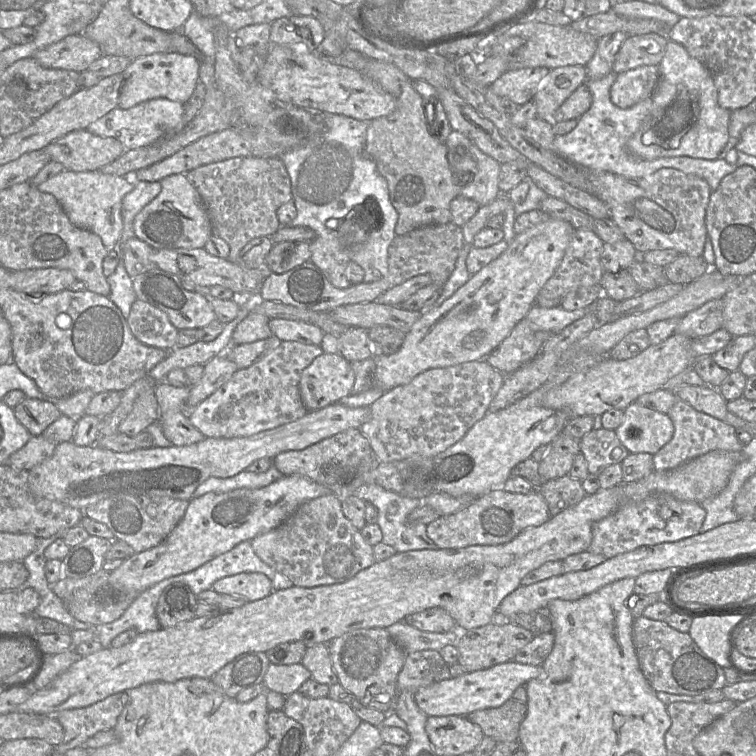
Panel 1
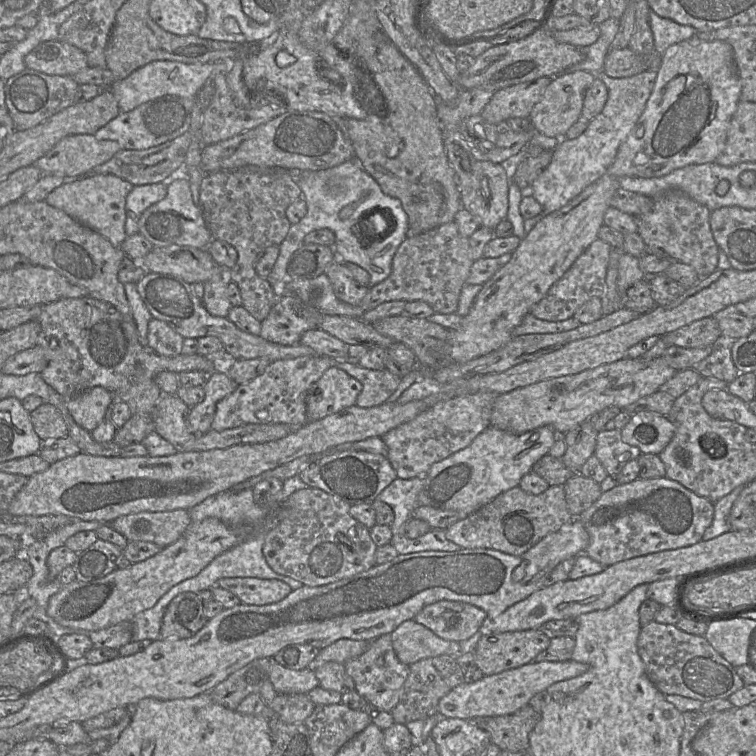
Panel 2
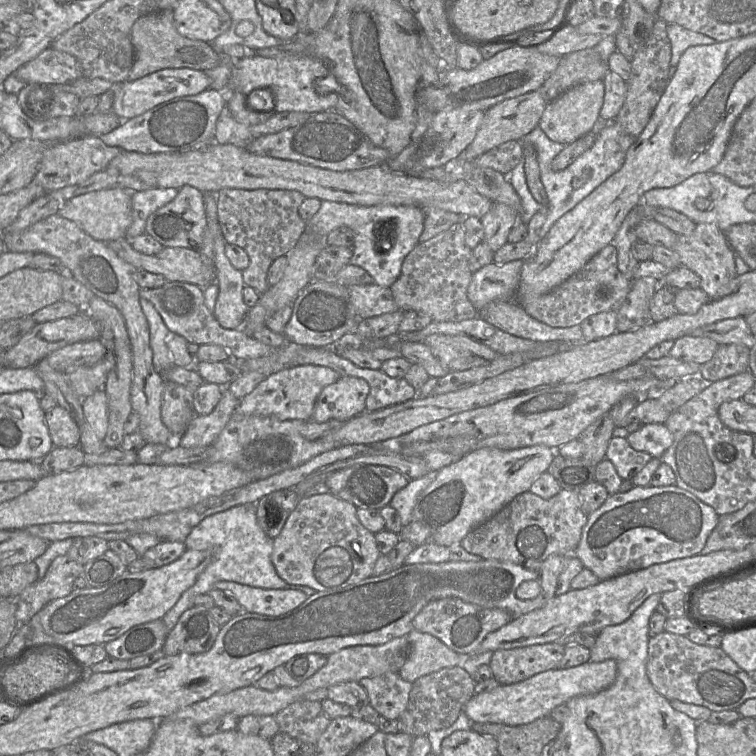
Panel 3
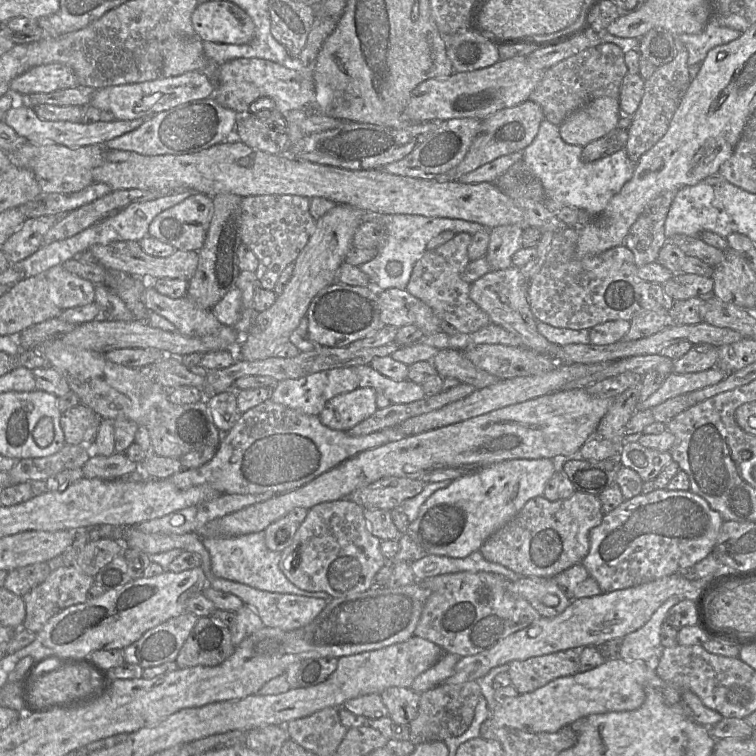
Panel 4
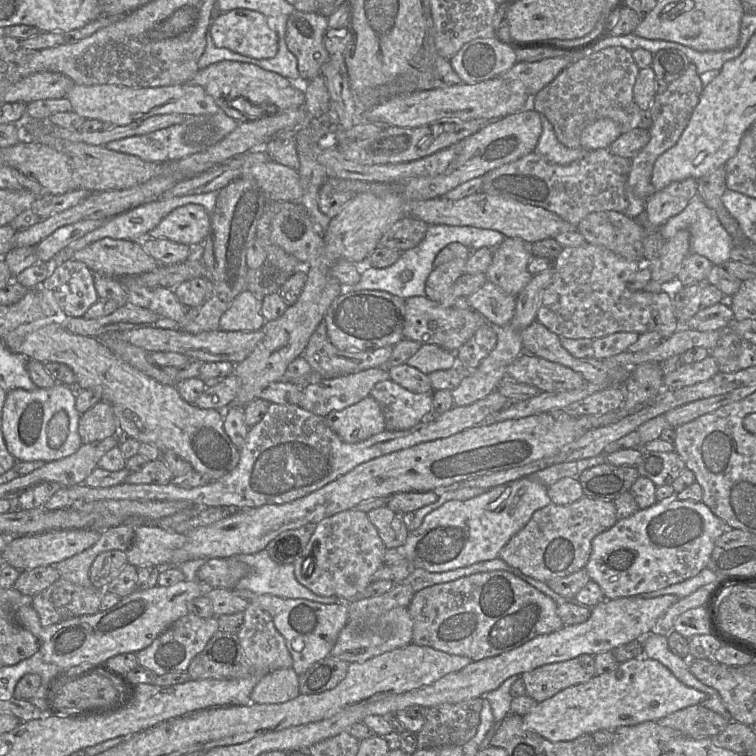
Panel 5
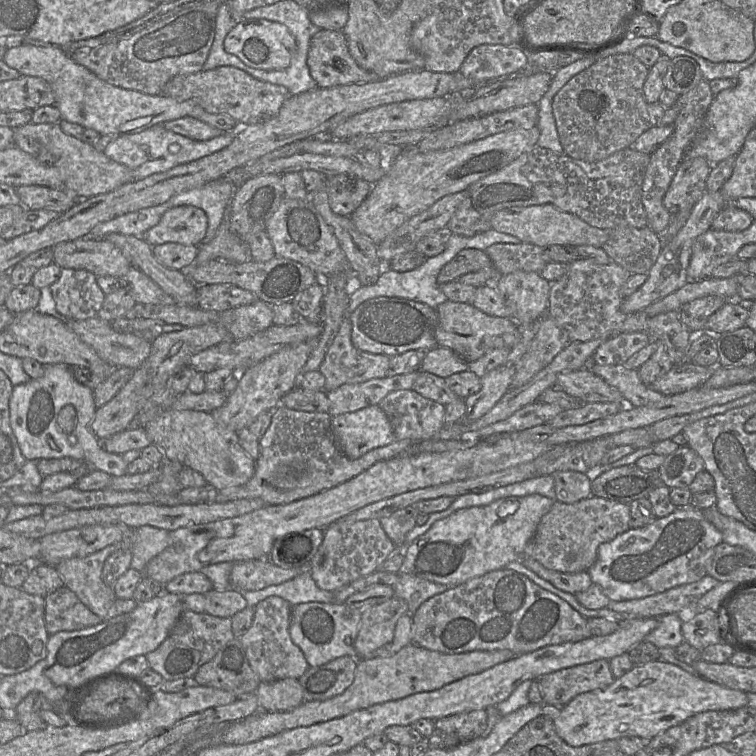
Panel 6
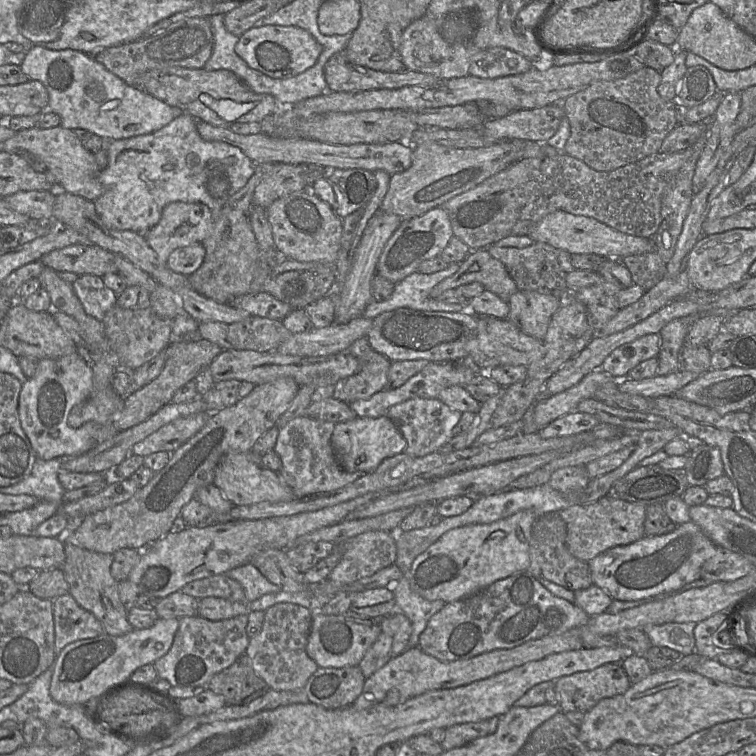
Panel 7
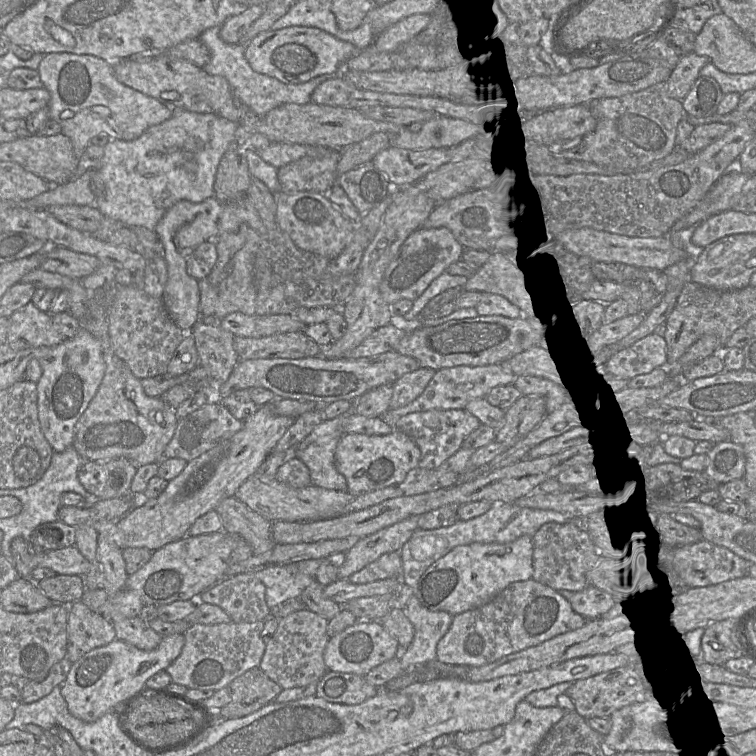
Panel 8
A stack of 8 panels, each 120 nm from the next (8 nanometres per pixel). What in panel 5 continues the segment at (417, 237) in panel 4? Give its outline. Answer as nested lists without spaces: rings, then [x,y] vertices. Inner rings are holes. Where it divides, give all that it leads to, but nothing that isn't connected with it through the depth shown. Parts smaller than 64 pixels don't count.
[[[428,225],[424,239],[412,249],[401,252],[396,263],[387,268],[374,268],[368,265],[361,267],[361,279],[356,285],[344,288],[349,290],[379,290],[385,291],[403,299],[413,296],[425,296],[427,278],[434,269],[434,261],[437,254],[450,243],[460,243],[470,250],[482,247],[496,248],[505,235],[491,229],[483,229],[471,226],[455,225]]]

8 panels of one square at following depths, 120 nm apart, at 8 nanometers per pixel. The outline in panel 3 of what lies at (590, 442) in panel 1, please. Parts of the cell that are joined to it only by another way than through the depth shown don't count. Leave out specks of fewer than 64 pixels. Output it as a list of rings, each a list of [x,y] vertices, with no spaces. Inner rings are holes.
[[[613,436],[609,442],[605,458],[613,463],[623,480],[631,480],[653,457],[630,446],[626,438]]]

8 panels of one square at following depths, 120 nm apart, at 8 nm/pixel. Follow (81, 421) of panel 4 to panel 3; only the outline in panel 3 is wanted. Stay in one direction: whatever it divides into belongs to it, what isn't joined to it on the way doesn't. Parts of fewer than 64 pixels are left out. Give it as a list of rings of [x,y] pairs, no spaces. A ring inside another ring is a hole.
[[[56,406],[52,410],[45,412],[45,423],[55,447],[79,446],[79,427],[66,409]]]

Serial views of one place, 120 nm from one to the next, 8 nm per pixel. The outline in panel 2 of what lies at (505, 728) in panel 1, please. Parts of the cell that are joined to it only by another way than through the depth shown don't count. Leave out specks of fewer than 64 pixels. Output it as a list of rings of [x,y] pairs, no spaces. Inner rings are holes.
[[[526,705],[512,714],[475,717],[470,721],[489,733],[491,743],[501,751],[517,752],[529,749],[529,734],[540,717],[537,711]]]

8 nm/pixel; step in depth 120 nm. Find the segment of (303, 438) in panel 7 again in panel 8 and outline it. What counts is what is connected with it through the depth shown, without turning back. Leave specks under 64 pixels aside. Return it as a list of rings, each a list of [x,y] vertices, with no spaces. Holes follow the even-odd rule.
[[[337,440],[327,443],[311,443],[295,449],[294,458],[304,463],[310,472],[312,485],[326,489],[347,492],[347,482],[335,466]]]

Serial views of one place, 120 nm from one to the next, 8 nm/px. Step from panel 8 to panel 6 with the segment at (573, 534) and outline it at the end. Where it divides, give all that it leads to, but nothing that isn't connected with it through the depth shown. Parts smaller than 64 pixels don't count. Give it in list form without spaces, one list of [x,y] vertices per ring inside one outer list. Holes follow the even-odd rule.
[[[523,555],[521,562],[538,576],[567,593],[575,595],[577,592],[587,590],[593,584],[588,570],[575,573],[558,572],[545,568],[532,557],[525,555]]]

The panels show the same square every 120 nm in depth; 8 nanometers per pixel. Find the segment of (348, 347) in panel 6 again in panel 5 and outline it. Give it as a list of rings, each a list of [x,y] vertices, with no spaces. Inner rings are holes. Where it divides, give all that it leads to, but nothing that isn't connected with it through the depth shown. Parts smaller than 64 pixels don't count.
[[[321,322],[311,335],[303,355],[312,367],[312,370],[321,375],[321,379],[330,379],[358,373],[370,368],[386,368],[392,355],[393,347],[394,346],[385,346],[377,349],[360,351],[340,350],[332,344],[327,334],[326,324]]]

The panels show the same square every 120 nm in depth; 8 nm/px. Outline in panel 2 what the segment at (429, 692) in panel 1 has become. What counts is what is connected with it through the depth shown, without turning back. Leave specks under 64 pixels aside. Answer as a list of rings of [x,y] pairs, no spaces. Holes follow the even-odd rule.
[[[573,660],[563,662],[542,661],[531,662],[498,674],[484,675],[478,681],[464,682],[453,688],[440,699],[438,713],[446,718],[464,720],[472,720],[475,717],[512,714],[528,705],[533,696],[544,692],[552,684],[580,676],[588,668],[587,664]]]

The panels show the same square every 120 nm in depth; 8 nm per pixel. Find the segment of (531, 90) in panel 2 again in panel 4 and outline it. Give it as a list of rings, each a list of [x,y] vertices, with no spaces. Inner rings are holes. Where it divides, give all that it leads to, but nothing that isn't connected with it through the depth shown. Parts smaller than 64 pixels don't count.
[[[529,99],[516,106],[501,109],[482,119],[463,160],[449,171],[436,175],[435,180],[439,182],[457,181],[464,174],[472,172],[500,156],[513,152],[523,152],[536,137],[540,124],[544,119],[542,108]]]

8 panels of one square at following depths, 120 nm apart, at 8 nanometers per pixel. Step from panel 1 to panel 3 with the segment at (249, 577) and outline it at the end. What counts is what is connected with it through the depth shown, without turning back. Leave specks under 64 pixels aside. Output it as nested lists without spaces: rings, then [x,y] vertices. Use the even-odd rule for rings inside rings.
[[[218,581],[214,588],[231,593],[247,612],[278,616],[306,601],[307,595],[296,589],[264,589],[232,581]]]

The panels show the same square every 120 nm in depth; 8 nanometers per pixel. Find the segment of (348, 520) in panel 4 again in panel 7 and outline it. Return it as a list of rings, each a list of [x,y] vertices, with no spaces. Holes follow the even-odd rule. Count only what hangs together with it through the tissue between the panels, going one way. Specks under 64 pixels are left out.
[[[386,531],[365,532],[335,545],[335,548],[341,552],[341,560],[328,580],[339,584],[372,576],[395,564],[397,559],[396,535]]]

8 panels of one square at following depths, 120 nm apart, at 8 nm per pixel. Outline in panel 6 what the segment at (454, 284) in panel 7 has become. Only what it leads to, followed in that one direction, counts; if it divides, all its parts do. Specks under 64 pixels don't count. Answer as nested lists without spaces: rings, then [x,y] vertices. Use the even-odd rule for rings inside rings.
[[[463,249],[441,269],[437,282],[441,289],[442,285],[456,281],[462,275],[476,271],[484,271],[487,274],[487,283],[495,282],[501,276],[485,251]]]

